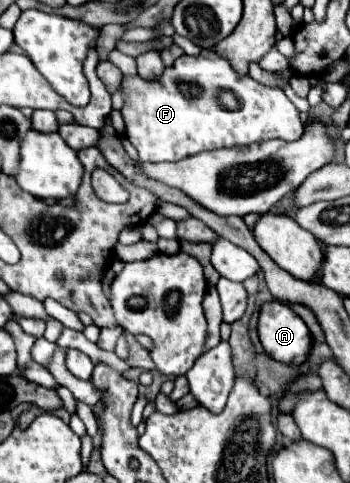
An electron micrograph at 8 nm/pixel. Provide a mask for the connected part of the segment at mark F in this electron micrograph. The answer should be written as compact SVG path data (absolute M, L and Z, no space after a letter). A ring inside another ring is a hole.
M202 50L198 56L180 56L170 68L164 68L162 76L148 82L136 76L124 76L122 80L122 96L124 106L120 110L130 144L138 150L142 162L178 162L186 156L198 154L202 150L214 150L214 148L230 148L230 146L246 146L260 140L280 138L286 142L298 140L304 134L304 124L300 120L300 112L292 106L292 102L286 98L282 88L264 86L256 82L250 76L240 76L234 72L230 62L226 58ZM222 90L232 90L238 100L240 108L230 112L218 104L218 96Z

